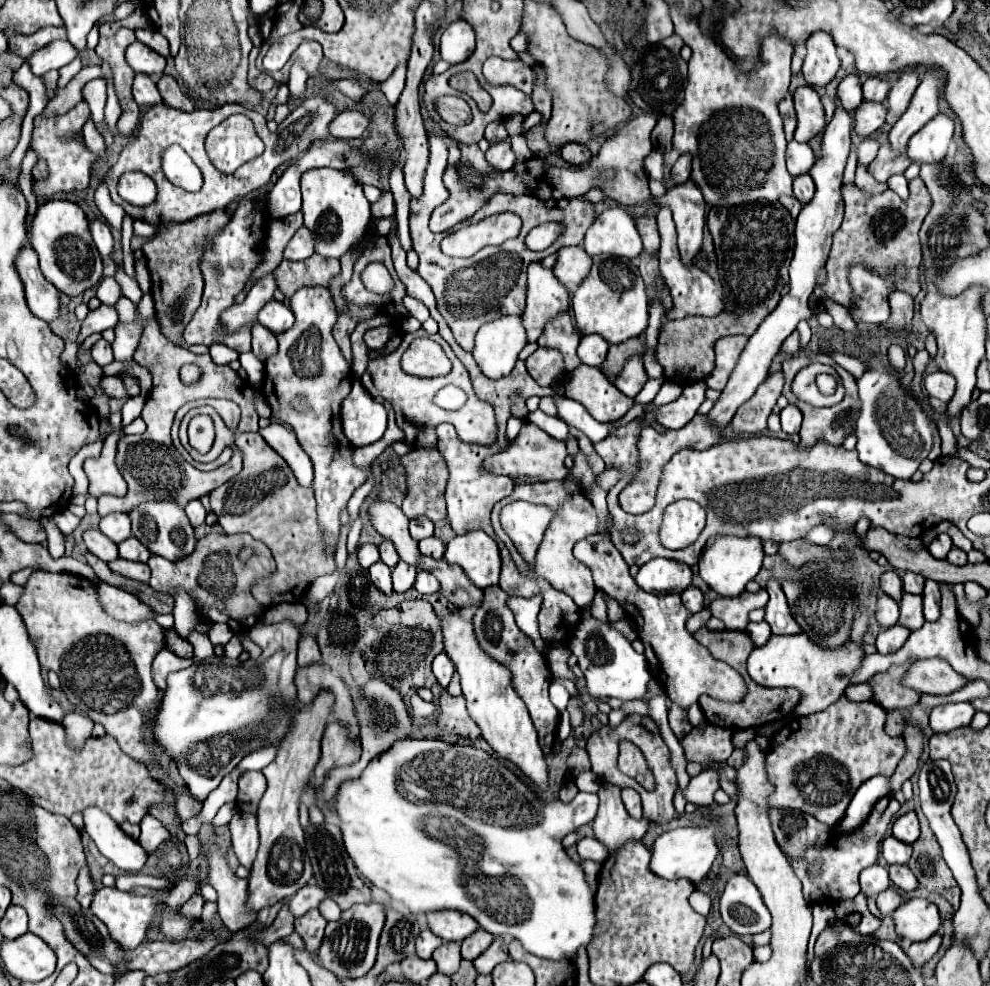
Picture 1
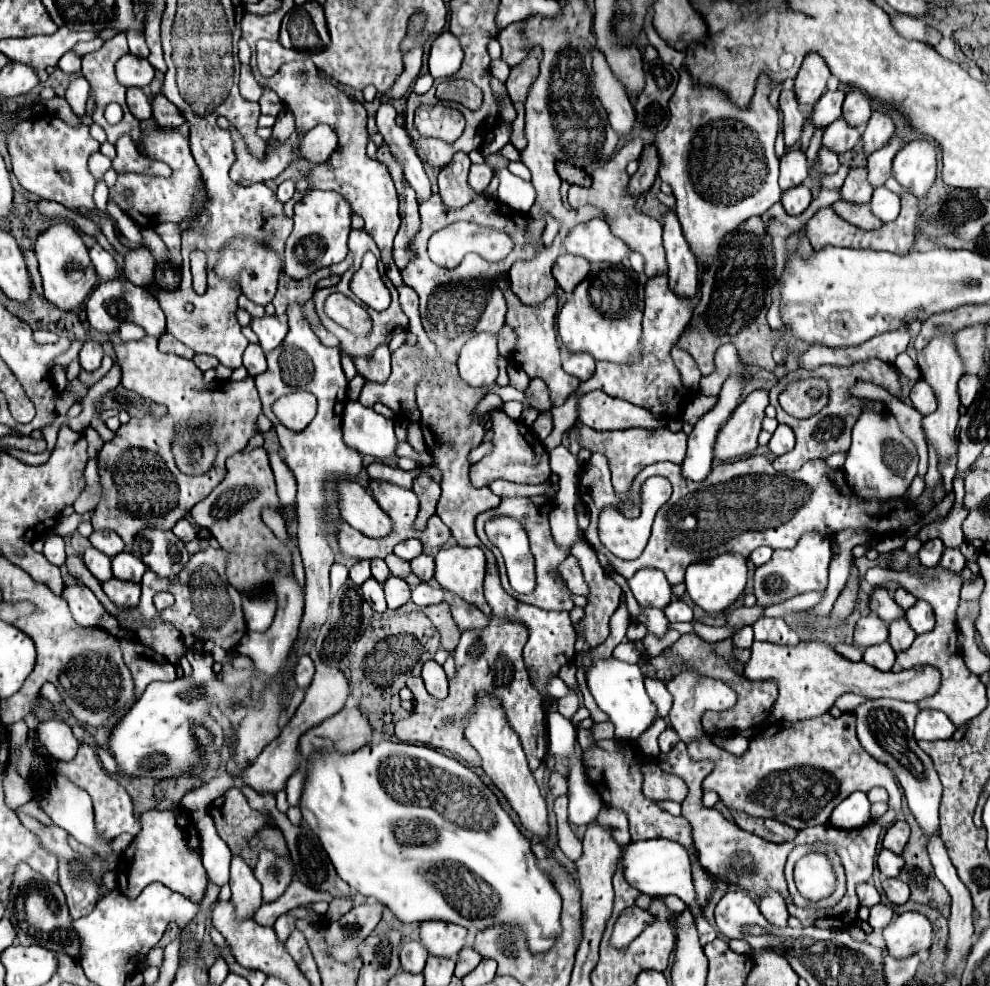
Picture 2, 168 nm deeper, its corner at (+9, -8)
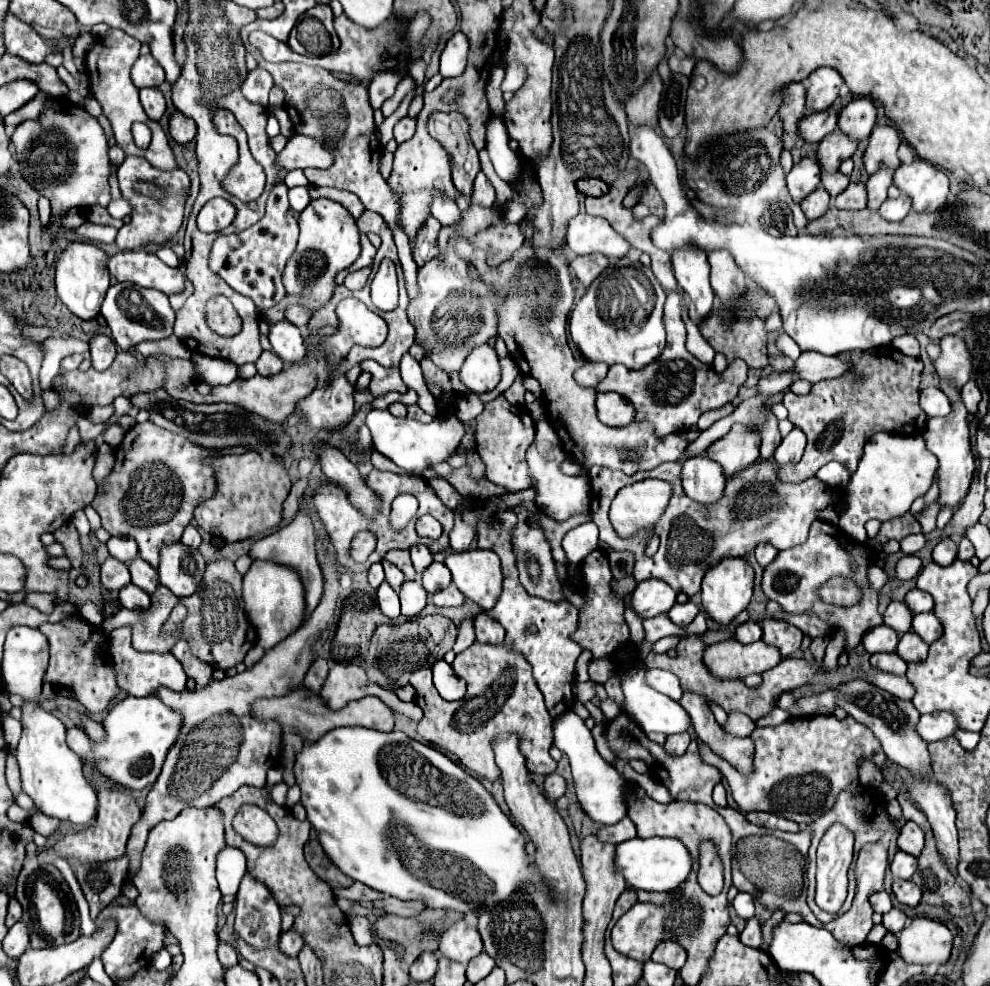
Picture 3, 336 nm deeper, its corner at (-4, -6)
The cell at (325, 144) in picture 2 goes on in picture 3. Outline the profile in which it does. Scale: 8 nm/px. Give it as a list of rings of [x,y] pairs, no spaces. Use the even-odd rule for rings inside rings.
[[[293,135],[285,145],[285,149],[277,155],[275,163],[279,163],[281,169],[285,171],[307,169],[307,167],[327,169],[331,165],[331,159],[333,155],[323,143],[305,135]]]

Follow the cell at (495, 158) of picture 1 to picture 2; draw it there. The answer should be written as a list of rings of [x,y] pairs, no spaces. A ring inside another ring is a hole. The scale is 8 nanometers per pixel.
[[[482,163],[482,165],[472,165],[472,167],[470,167],[470,177],[468,177],[468,181],[470,181],[470,185],[474,187],[474,191],[482,195],[484,189],[490,185],[492,177],[494,177],[492,165]]]

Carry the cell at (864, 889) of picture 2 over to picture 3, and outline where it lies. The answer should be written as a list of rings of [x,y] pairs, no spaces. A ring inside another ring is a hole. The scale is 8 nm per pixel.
[[[877,891],[877,893],[873,893],[871,895],[871,905],[873,905],[873,909],[877,911],[877,913],[887,913],[887,911],[891,911],[891,897],[885,893],[885,891]]]

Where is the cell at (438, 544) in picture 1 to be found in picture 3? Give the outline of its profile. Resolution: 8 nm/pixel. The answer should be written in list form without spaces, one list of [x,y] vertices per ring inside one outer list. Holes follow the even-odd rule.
[[[431,563],[423,573],[423,589],[427,593],[437,593],[451,583],[451,573],[445,563]]]

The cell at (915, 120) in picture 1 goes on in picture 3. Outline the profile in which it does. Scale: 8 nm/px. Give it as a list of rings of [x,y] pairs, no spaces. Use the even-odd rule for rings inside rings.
[[[881,169],[867,181],[867,207],[879,209],[881,203],[887,199],[887,189],[893,183],[893,169]]]

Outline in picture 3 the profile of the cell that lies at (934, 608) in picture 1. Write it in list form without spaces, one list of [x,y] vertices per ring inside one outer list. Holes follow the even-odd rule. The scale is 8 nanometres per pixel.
[[[929,611],[929,613],[919,613],[919,615],[913,615],[913,627],[911,627],[925,643],[933,643],[937,641],[937,637],[941,635],[943,627],[941,623],[937,621],[937,617]]]

